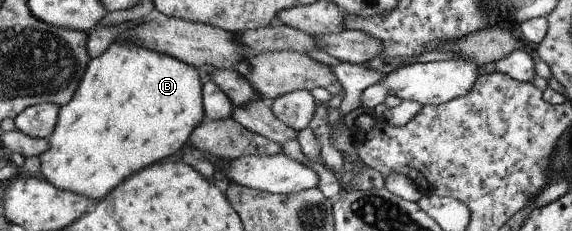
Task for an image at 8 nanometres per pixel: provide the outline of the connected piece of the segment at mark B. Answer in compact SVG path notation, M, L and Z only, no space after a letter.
M117 40L113 42L105 52L95 58L91 58L88 63L85 75L81 78L77 91L74 96L69 100L69 103L60 106L57 123L54 127L53 133L47 138L50 141L50 148L41 154L41 172L40 177L47 180L49 183L56 185L62 190L71 190L72 192L87 196L92 200L101 201L109 191L121 183L125 177L133 175L135 171L153 165L165 157L171 157L173 153L177 153L179 149L187 145L190 135L195 132L195 128L203 121L205 121L201 75L200 69L194 65L178 60L176 57L168 56L163 52L153 51L146 47L134 44L133 42L120 42Z

